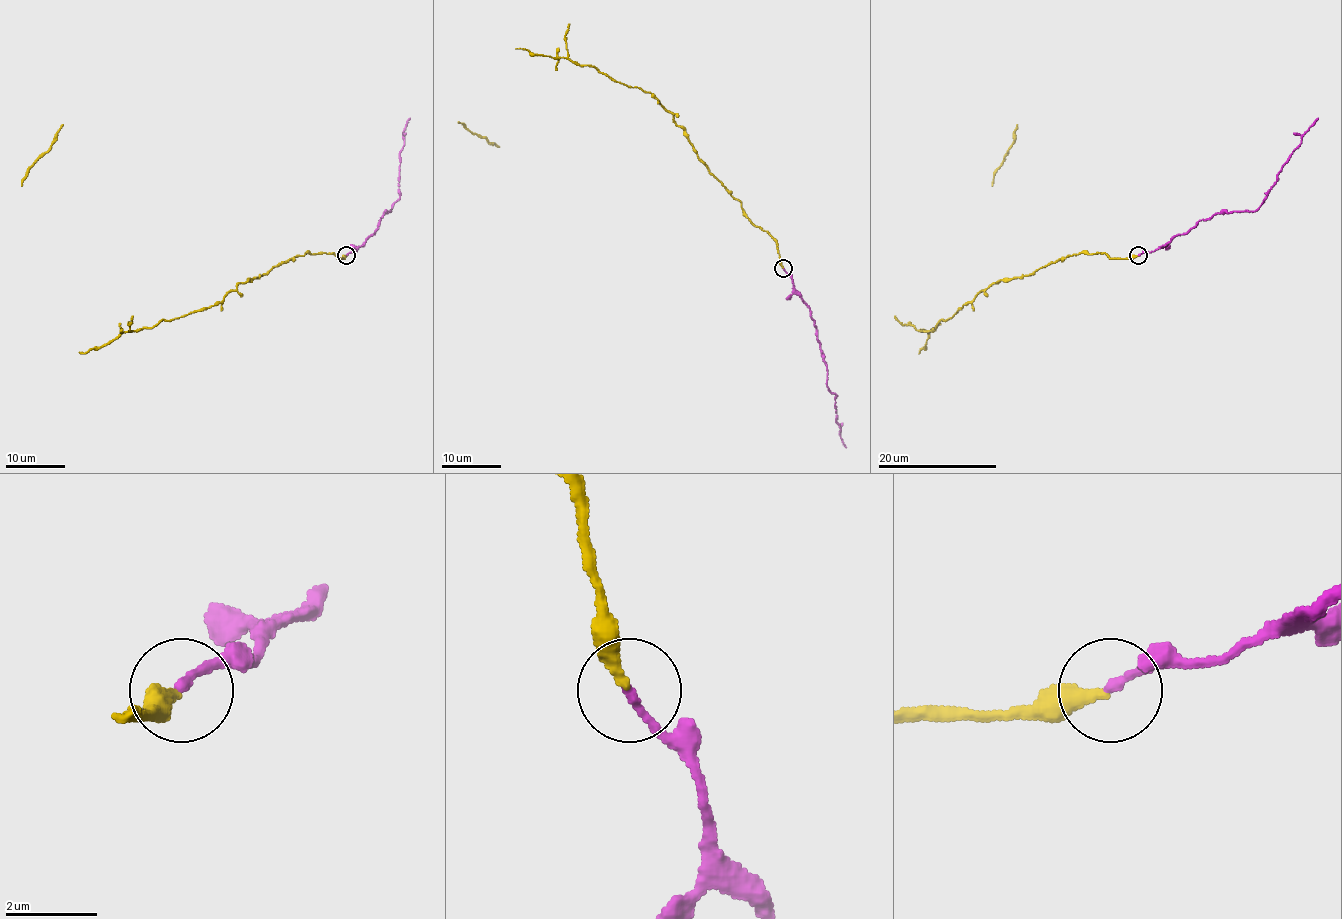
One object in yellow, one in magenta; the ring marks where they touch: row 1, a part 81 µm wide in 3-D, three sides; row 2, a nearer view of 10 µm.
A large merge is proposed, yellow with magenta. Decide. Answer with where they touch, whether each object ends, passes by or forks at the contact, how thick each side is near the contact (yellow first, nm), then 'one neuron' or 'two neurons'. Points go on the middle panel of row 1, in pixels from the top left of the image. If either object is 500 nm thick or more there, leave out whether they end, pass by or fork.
at (783, 268); yellow ends there; magenta ends there; 280 nm thick on the yellow side, 190 nm on the other; two neurons

